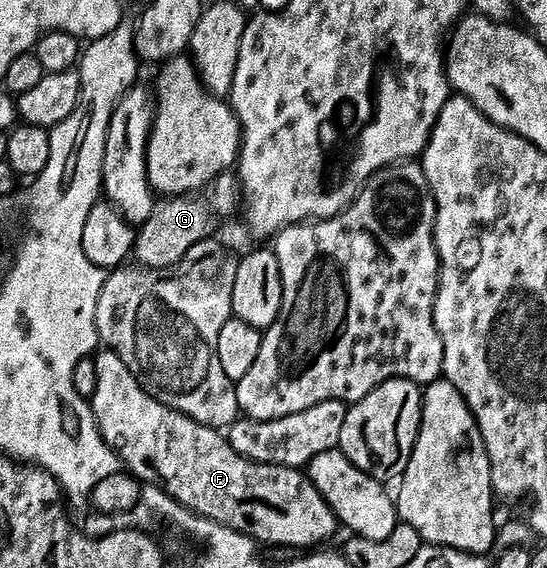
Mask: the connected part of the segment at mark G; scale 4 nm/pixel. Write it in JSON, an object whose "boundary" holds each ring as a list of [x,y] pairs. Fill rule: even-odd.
{"boundary":[[[224,173],[212,179],[198,193],[156,198],[149,217],[145,217],[145,221],[138,224],[133,248],[134,262],[145,267],[168,267],[181,261],[181,257],[185,257],[185,253],[189,253],[189,249],[193,249],[197,241],[212,238],[216,234],[215,226],[218,225],[219,219],[233,214],[235,206],[237,211],[240,203],[239,181],[231,173]]]}

